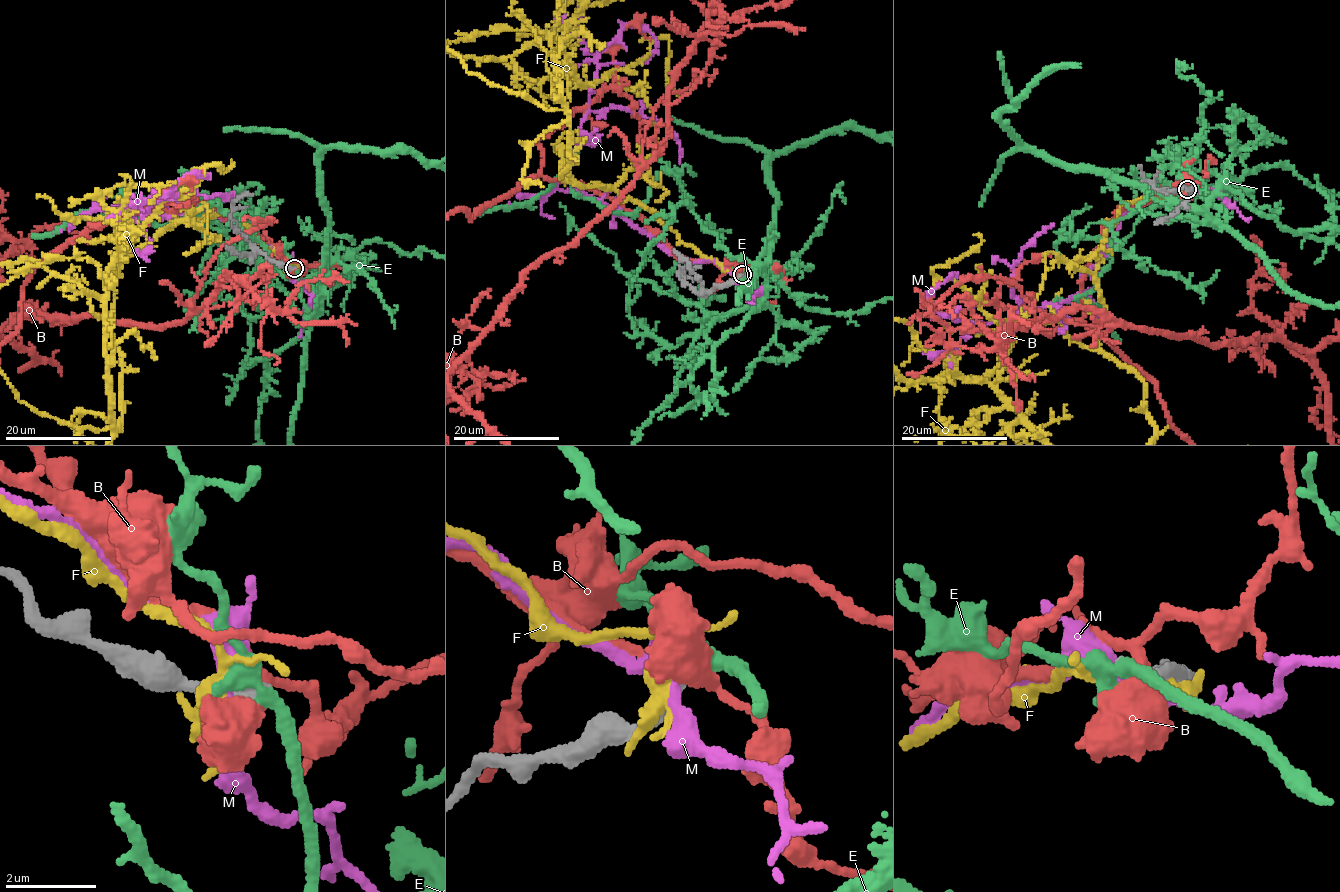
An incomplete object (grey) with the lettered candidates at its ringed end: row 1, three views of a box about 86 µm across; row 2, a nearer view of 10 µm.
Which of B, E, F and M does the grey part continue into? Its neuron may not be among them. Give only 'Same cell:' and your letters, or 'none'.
Same cell: E

